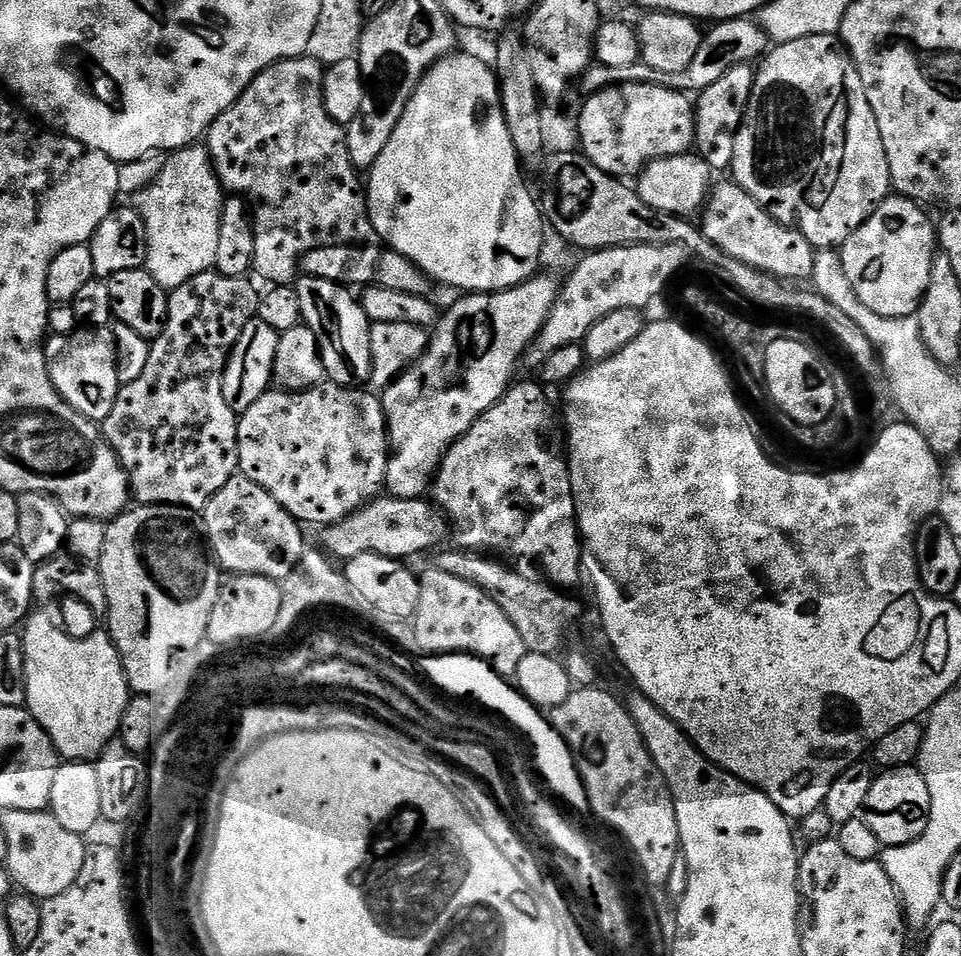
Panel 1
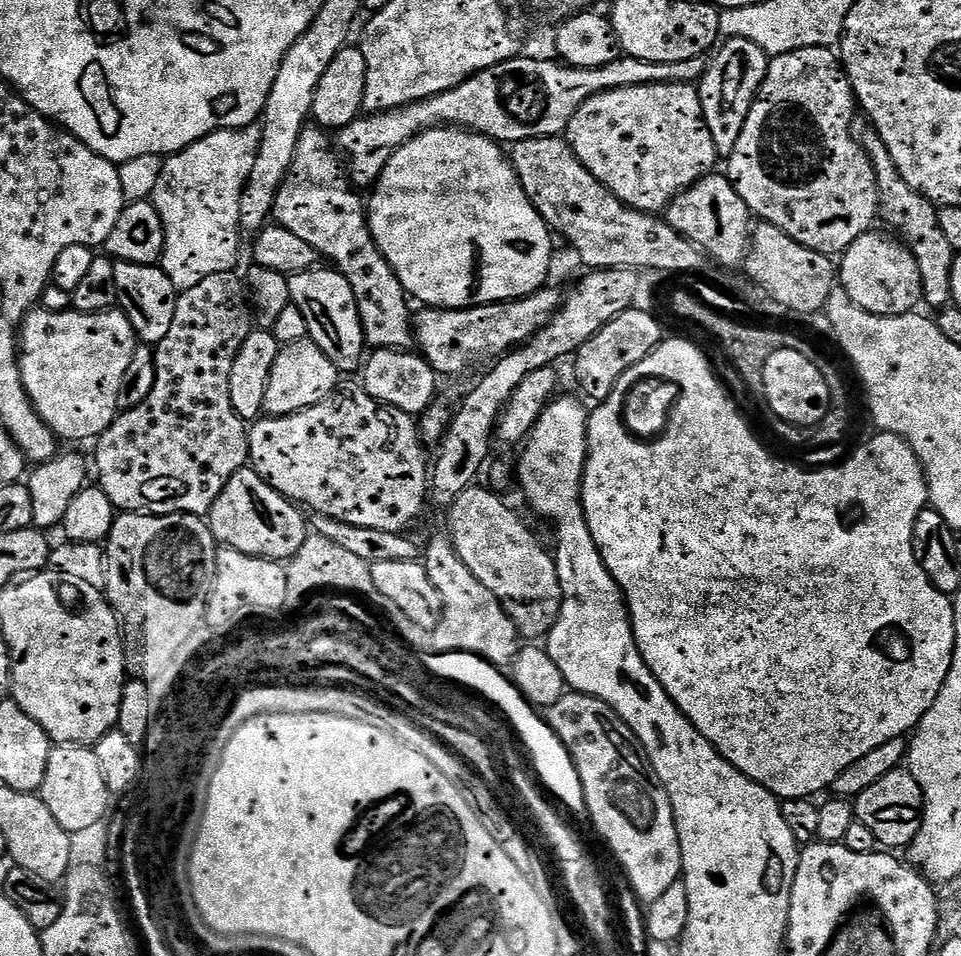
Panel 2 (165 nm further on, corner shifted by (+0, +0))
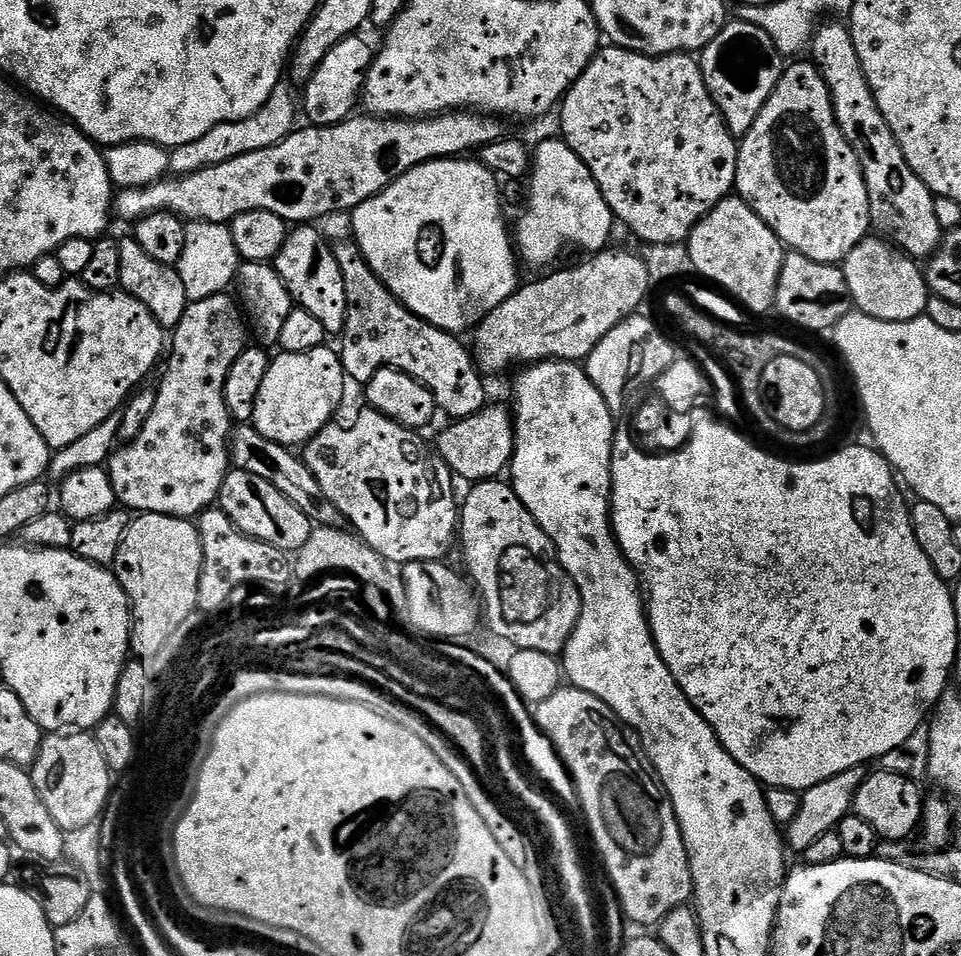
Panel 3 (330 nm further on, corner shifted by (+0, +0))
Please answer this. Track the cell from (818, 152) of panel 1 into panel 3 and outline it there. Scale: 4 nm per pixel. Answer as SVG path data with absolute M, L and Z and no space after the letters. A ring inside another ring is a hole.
M789 63L758 122L738 144L735 191L774 230L785 249L814 262L839 265L869 235L872 219L862 166L836 121L830 90L816 65Z

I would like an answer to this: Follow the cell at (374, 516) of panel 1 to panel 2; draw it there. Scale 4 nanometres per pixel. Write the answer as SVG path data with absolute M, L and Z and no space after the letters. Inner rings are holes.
M471 486L464 493L458 494L454 503L447 509L448 526L446 532L452 539L458 558L470 568L470 572L478 581L486 586L504 603L506 614L514 622L521 637L540 636L547 637L548 632L558 622L558 614L562 610L564 595L562 586L558 582L558 570L553 553L544 549L544 544L528 529L528 524L499 496L491 487L478 488Z

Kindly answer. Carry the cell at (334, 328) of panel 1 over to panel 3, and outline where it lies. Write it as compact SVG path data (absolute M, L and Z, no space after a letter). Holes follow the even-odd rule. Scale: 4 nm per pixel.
M296 226L289 231L282 250L274 261L274 271L288 288L293 301L299 307L310 310L318 322L322 322L325 333L343 333L346 322L348 299L346 286L342 282L342 270L336 261L333 245L324 241L316 226Z

